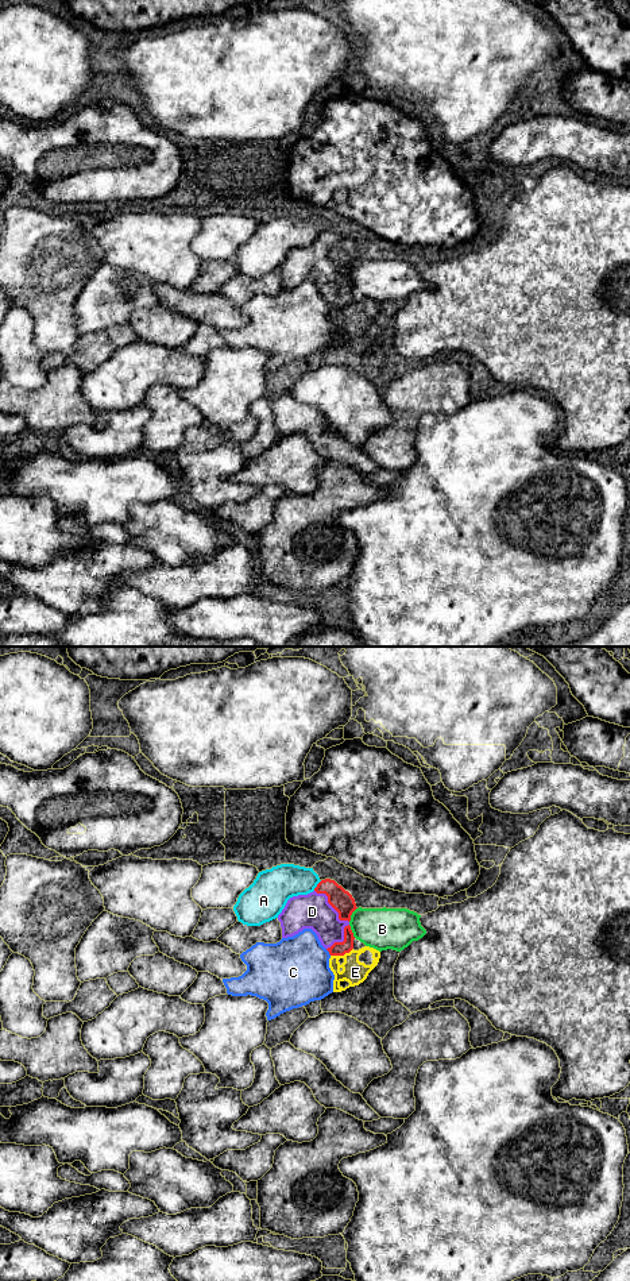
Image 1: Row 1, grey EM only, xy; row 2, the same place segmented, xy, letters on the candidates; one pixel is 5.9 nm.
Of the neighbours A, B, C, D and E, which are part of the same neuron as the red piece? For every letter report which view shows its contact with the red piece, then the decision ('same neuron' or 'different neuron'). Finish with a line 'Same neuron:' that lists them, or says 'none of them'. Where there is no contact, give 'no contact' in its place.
A: contact in xy; different neuron
B: contact in xy; different neuron
C: contact in xy; different neuron
D: contact in xy; same neuron
E: contact in xy; different neuron
Same neuron: D

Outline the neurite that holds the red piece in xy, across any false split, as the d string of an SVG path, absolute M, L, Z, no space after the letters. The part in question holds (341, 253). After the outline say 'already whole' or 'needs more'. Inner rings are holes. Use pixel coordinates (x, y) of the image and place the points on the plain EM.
M321 232L313 244L287 252L278 267L282 290L312 281L331 308L344 308L353 301L349 273L356 261L348 243L335 232Z; needs more

